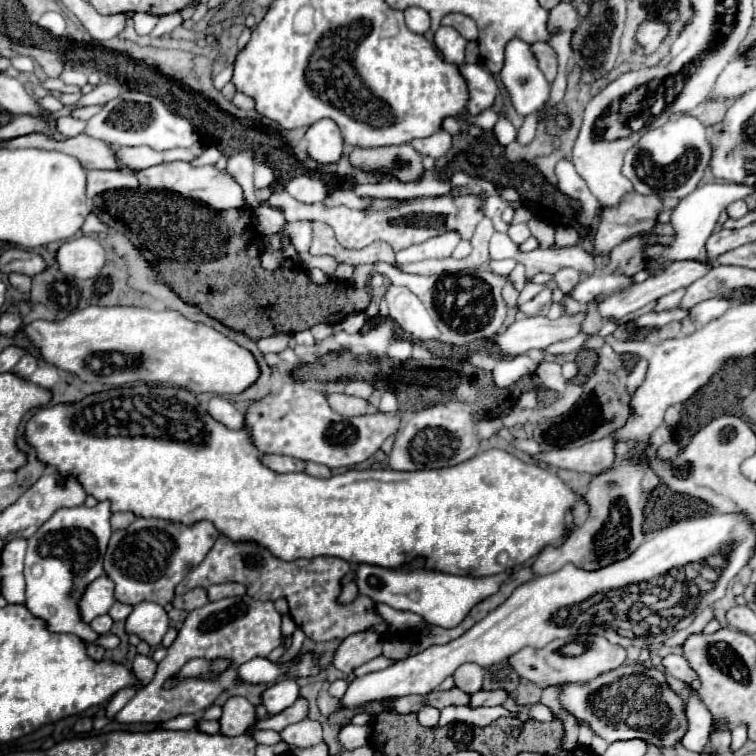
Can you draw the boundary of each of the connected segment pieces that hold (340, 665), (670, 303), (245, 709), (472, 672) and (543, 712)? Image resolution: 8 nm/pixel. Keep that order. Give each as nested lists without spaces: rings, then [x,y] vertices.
[[[354,633],[346,637],[334,653],[332,665],[342,673],[352,673],[352,669],[360,667],[362,663],[378,657],[380,649],[380,635],[378,633]]]
[[[678,289],[678,291],[670,293],[670,295],[664,295],[664,297],[660,297],[660,299],[658,299],[658,305],[656,305],[656,311],[664,311],[664,309],[674,309],[674,307],[676,307],[676,305],[680,303],[682,295],[684,295],[684,289]]]
[[[230,697],[222,707],[220,733],[222,735],[240,735],[256,721],[254,705],[244,697]]]
[[[464,663],[456,669],[454,673],[454,681],[456,681],[456,687],[466,691],[466,693],[476,693],[482,689],[482,675],[484,675],[484,669],[476,663]]]
[[[536,703],[530,711],[528,711],[528,717],[532,719],[538,719],[538,721],[554,721],[554,713],[550,707],[542,705],[542,703]]]

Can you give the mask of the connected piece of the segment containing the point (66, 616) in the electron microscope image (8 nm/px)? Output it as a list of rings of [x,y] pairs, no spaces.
[[[110,501],[96,507],[58,509],[30,539],[24,561],[26,577],[26,609],[42,619],[54,633],[72,633],[84,641],[94,641],[98,635],[80,615],[80,597],[86,587],[104,575],[104,553],[112,535]]]

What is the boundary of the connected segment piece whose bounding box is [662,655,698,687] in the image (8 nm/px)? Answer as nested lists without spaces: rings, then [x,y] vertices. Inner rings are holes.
[[[666,655],[662,659],[662,667],[666,669],[666,673],[674,675],[676,679],[692,685],[692,687],[698,687],[698,679],[696,679],[696,673],[688,667],[688,663],[684,661],[682,655]]]

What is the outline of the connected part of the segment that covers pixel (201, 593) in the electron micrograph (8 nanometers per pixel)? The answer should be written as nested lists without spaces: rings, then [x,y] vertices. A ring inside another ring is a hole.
[[[192,589],[188,591],[186,595],[180,595],[180,597],[174,597],[172,605],[176,609],[184,609],[184,611],[194,611],[198,607],[204,607],[208,603],[208,597],[206,597],[206,591],[204,589]]]

